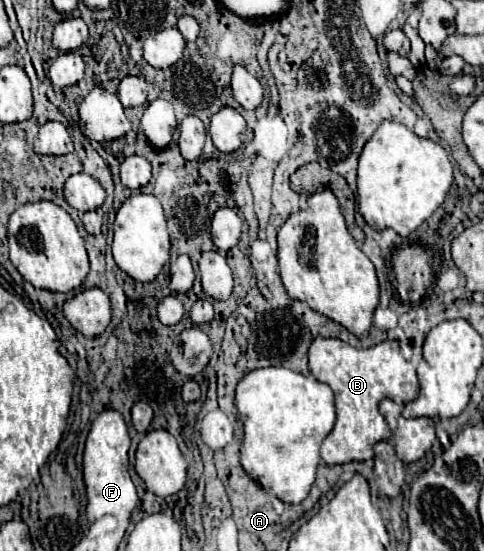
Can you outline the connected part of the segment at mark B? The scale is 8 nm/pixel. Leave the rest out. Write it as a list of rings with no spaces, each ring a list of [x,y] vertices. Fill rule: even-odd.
[[[317,337],[309,347],[309,369],[319,381],[327,383],[335,393],[337,421],[335,421],[335,427],[331,429],[331,433],[321,443],[321,459],[327,465],[373,459],[373,445],[379,443],[379,441],[387,441],[391,437],[391,429],[379,413],[379,401],[381,399],[391,399],[395,403],[409,403],[419,393],[419,381],[417,381],[415,365],[401,355],[399,341],[383,341],[383,343],[379,343],[375,347],[369,347],[369,349],[355,349],[355,347],[351,347],[349,343],[345,343],[341,339]]]

